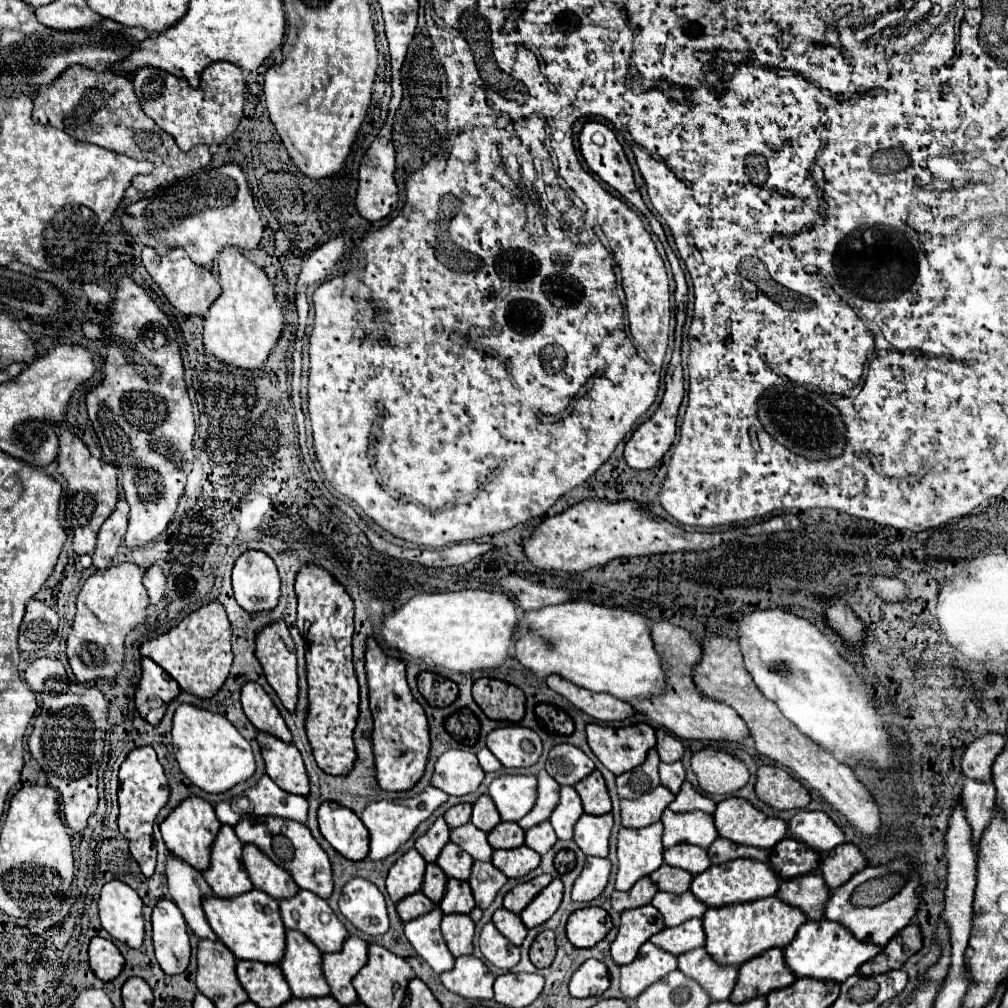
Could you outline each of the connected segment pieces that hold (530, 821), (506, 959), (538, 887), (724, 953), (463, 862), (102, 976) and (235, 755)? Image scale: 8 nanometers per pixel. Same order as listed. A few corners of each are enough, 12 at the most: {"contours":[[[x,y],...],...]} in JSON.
{"contours":[[[545,770],[537,774],[537,802],[519,820],[523,830],[549,820],[561,786]],[[491,922],[483,926],[479,946],[497,968],[519,962],[519,948]],[[541,874],[507,892],[503,906],[515,914],[553,880]],[[777,896],[709,908],[707,952],[743,964],[785,948],[807,916]],[[449,842],[437,864],[449,878],[467,880],[473,858]],[[105,938],[91,940],[89,960],[103,982],[117,978],[125,958]],[[179,704],[181,772],[221,794],[255,772],[249,742],[219,714]]]}

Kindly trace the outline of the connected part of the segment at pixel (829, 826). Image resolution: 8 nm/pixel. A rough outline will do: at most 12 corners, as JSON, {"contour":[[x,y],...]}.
{"contour":[[801,810],[789,836],[817,852],[845,842],[825,812]]}

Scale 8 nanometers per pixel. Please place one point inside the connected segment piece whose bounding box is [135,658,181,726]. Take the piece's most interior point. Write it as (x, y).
(156, 689)

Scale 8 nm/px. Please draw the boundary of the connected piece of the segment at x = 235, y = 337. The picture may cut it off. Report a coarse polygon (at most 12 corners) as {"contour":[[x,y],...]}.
{"contour":[[237,248],[217,258],[223,292],[205,354],[257,370],[283,314],[273,282]]}

